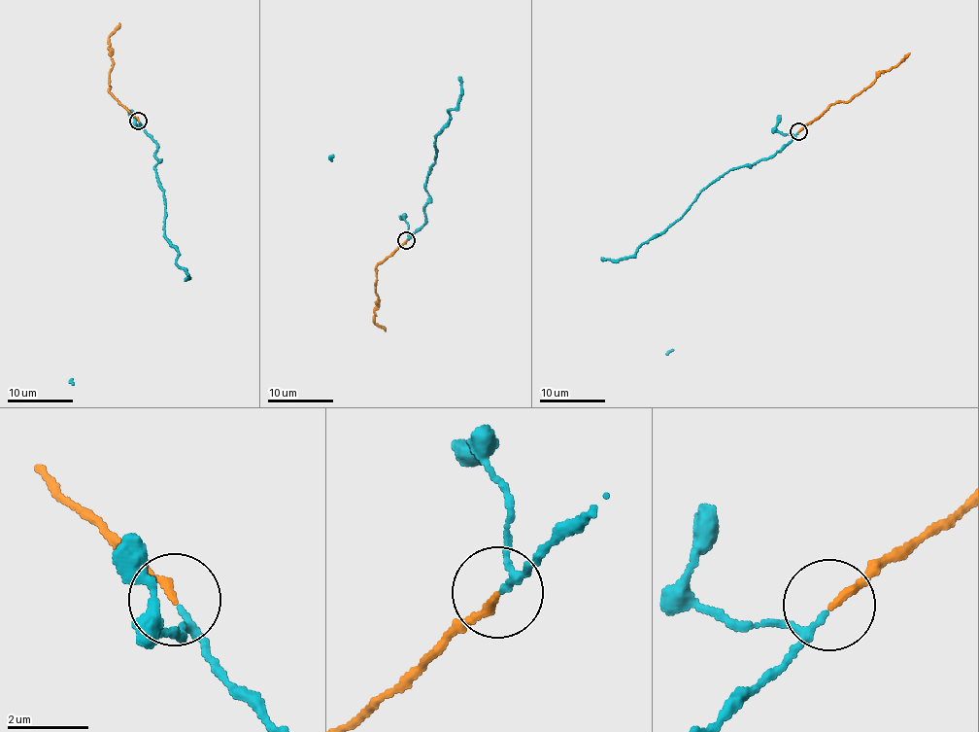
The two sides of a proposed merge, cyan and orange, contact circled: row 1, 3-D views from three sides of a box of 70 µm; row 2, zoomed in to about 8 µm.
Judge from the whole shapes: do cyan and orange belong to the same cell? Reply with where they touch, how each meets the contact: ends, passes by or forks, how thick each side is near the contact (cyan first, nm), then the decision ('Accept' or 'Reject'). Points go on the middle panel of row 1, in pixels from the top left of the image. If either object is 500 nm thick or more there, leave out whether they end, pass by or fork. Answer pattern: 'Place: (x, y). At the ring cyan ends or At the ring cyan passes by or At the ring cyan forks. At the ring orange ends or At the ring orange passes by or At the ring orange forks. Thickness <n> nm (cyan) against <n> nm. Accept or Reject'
Place: (406, 240). At the ring cyan passes by. At the ring orange ends. Thickness 130 nm (cyan) against 180 nm. Accept

